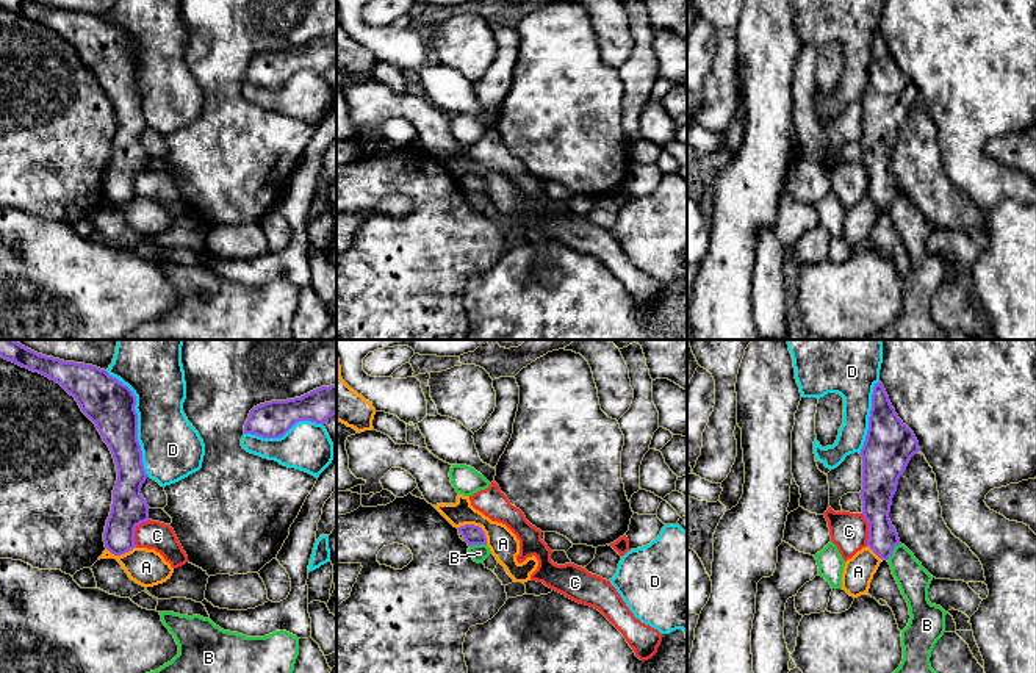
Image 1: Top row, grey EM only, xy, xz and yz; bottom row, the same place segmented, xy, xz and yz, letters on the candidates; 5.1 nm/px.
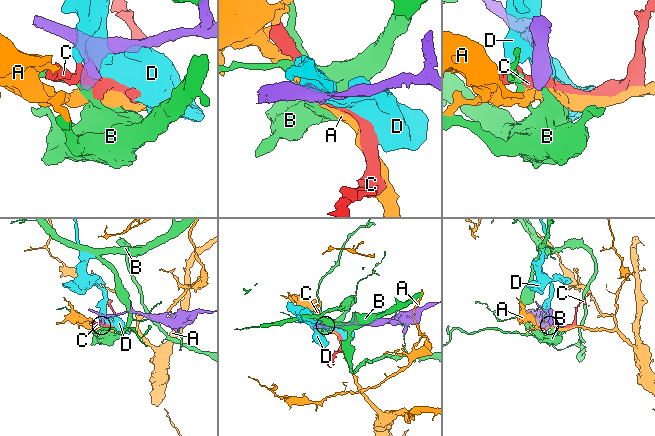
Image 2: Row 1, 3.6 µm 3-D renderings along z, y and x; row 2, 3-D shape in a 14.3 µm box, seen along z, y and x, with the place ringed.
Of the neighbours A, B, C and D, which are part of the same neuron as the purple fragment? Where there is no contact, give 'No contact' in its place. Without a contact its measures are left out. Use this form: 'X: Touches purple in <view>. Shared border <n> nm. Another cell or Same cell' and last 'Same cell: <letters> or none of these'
A: Touches purple in xz. Shared border 180 nm. Another cell
B: Touches purple in yz. Shared border 120 nm. Another cell
C: Touches purple in xy. Shared border 160 nm. Another cell
D: Touches purple in xy. Shared border 600 nm. Another cell
Same cell: none of these

